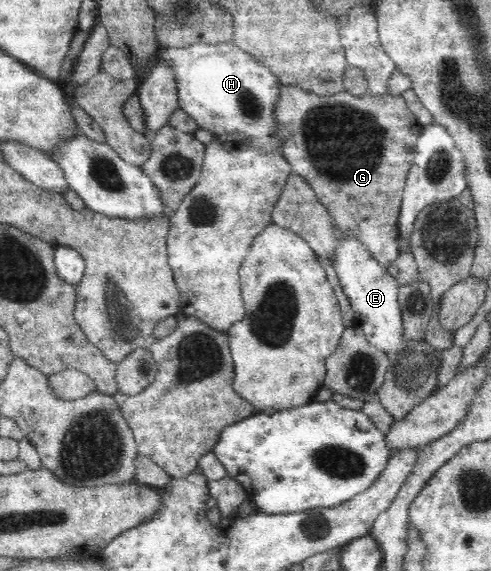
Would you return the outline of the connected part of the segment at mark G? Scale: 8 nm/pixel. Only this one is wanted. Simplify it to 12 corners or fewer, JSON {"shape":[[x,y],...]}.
{"shape":[[281,84],[282,152],[388,269],[423,127],[401,96]]}

